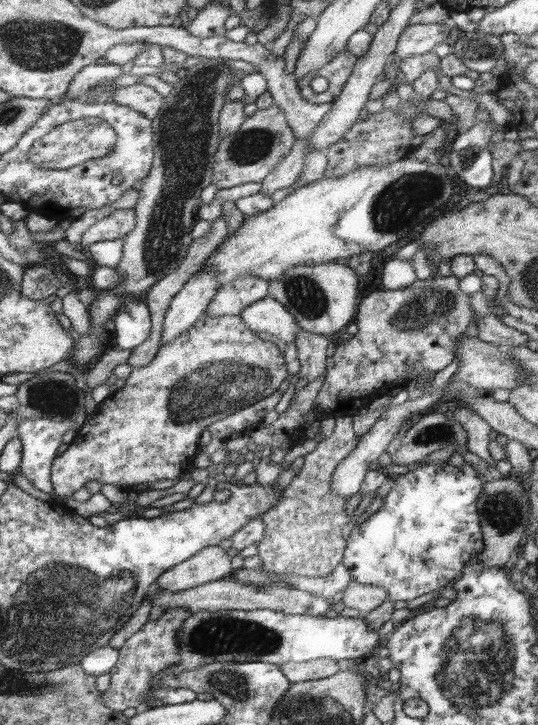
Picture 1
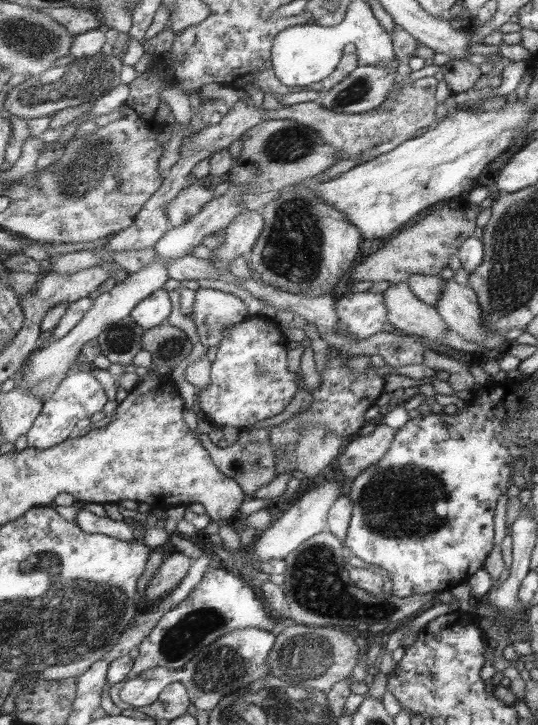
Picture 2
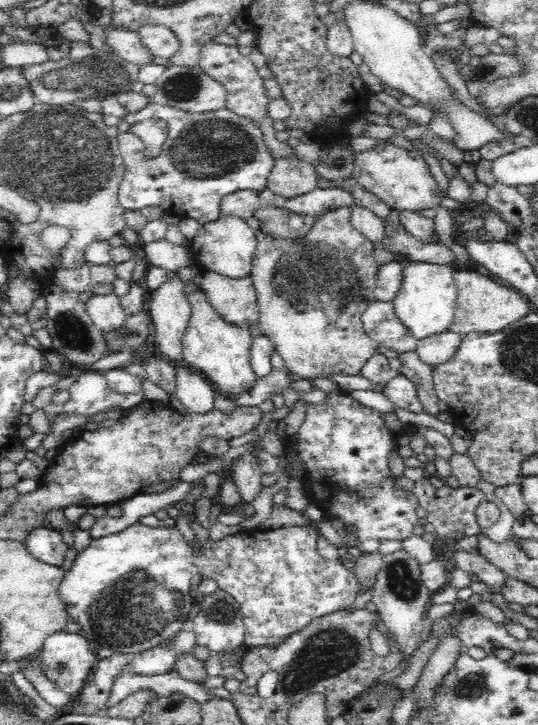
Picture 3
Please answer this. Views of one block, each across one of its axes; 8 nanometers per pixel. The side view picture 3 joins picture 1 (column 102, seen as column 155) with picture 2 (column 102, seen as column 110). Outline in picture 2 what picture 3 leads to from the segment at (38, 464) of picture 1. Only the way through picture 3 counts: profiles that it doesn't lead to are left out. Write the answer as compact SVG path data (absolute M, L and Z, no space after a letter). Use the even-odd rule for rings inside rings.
M83 508L77 512L75 522L86 534L109 535L110 538L124 540L124 542L143 542L153 550L156 547L162 547L170 537L166 532L166 520L164 519L158 521L156 526L152 526L144 534L142 541L134 539L134 532L126 522L113 520L106 515L98 516Z

